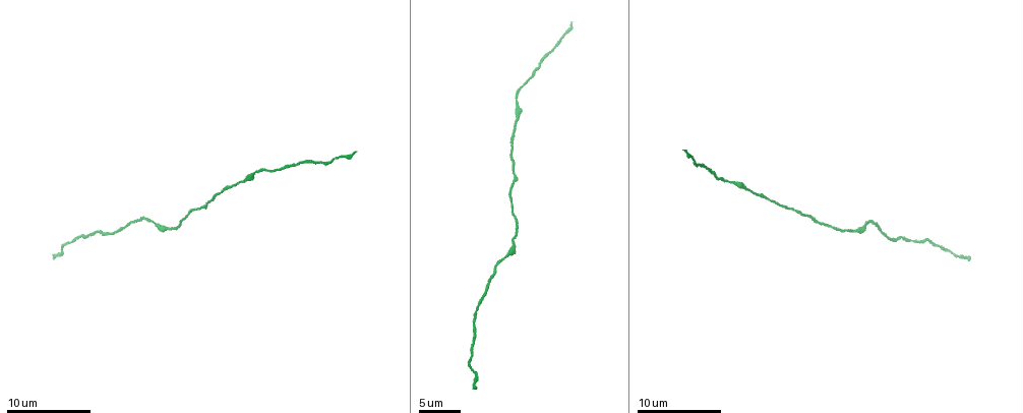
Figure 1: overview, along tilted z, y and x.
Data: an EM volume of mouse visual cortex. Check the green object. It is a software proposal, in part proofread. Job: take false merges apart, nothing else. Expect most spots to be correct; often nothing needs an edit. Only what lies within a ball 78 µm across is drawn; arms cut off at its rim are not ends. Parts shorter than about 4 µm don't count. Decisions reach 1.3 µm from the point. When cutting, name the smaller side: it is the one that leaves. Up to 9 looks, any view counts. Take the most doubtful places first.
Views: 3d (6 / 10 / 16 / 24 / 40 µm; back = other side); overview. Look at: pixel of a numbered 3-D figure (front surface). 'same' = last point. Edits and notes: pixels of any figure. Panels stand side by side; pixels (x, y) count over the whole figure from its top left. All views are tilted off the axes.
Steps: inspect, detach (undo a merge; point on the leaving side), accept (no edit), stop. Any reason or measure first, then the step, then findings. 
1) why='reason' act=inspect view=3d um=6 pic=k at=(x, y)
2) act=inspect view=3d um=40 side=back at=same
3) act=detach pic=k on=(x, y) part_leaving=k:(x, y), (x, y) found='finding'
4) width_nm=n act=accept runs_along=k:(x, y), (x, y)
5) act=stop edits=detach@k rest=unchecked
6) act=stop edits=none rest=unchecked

why='thick turns thin' act=inspect view=3d um=16 pic=1 at=(505, 256)

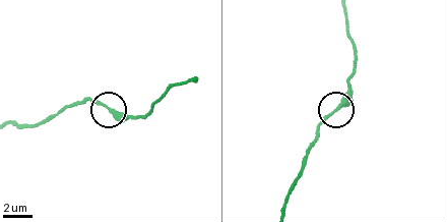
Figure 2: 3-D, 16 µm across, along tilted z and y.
width_nm=260 act=accept found='continuous, no second neuron'

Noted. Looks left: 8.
why='sudden change in width' act=inspect view=3d um=10 pic=1 at=(518, 105)

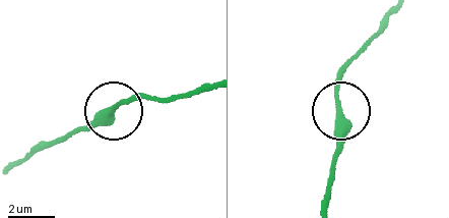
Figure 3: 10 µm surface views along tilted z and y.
act=inspect view=3d um=6 pic=3 at=(112, 108)

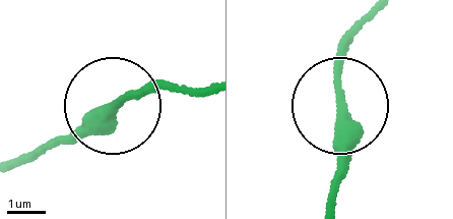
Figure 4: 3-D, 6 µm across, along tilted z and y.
act=accept runs_along=4:(326, 201), (340, 139), (336, 64), (362, 22) found='all the same neuron'

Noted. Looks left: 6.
why='sudden change in width' act=inspect view=3d um=16 pic=1 at=(512, 149)

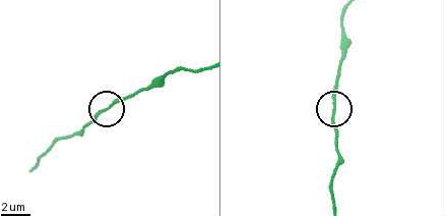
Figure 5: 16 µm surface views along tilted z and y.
act=accept runs_along=5:(53, 145), (87, 126), (133, 93) found='one neuron here'

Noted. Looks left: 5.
why='a narrow waist' act=inspect view=3d um=6 pic=1 at=(299, 163)

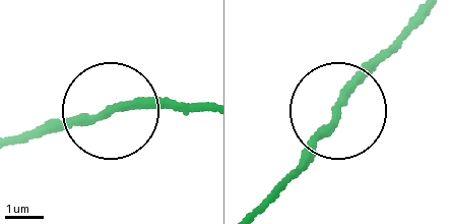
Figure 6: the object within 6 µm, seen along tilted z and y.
act=inspect view=3d um=6 side=back pic=6 at=(111, 113)

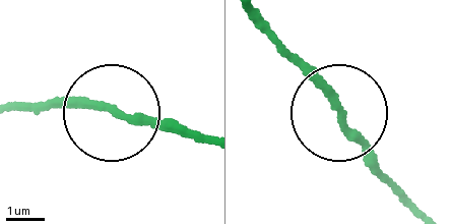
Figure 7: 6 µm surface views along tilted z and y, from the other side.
act=accept runs_along=7:(415, 207), (277, 48) found='all the same neuron'

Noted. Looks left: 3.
act=stop edits=none rest=unchecked

